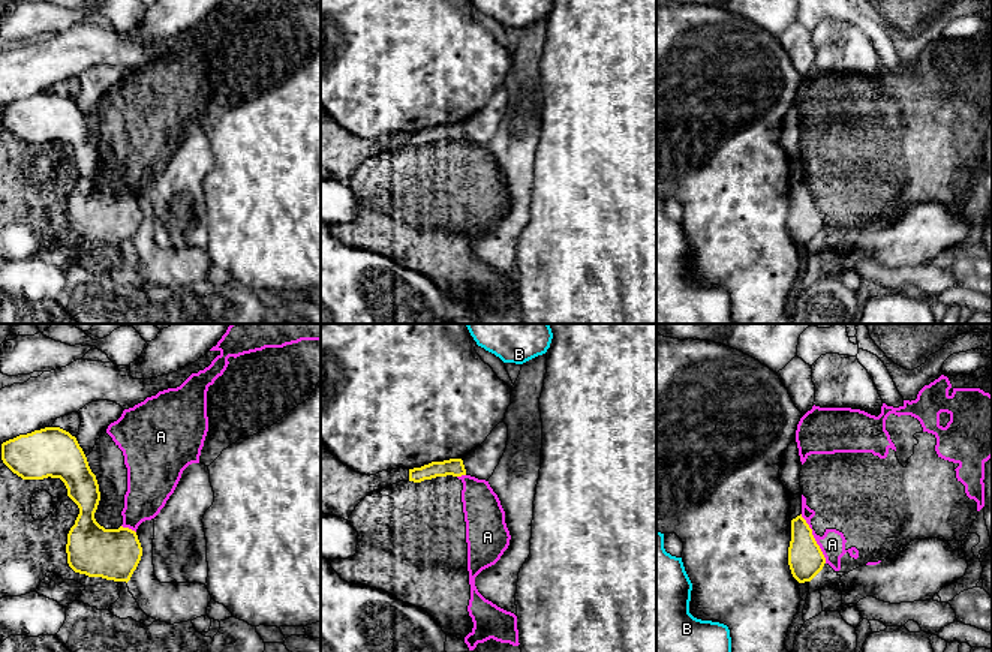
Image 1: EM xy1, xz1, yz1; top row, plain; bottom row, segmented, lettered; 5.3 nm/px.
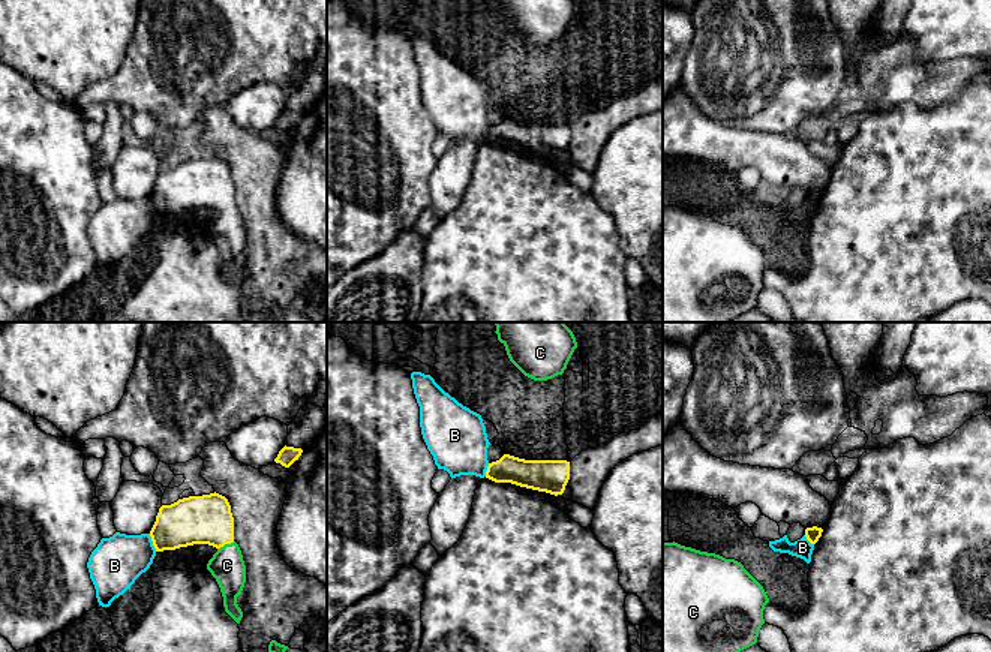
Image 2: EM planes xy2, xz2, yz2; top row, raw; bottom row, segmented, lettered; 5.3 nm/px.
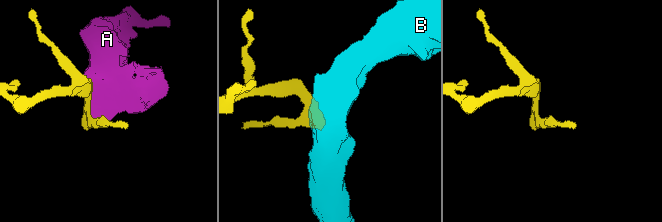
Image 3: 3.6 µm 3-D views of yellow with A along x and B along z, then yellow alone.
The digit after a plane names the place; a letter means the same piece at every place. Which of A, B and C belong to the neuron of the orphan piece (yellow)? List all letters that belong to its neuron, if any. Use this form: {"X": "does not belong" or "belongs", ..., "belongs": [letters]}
{"A": "does not belong", "B": "does not belong", "C": "belongs", "belongs": ["C"]}

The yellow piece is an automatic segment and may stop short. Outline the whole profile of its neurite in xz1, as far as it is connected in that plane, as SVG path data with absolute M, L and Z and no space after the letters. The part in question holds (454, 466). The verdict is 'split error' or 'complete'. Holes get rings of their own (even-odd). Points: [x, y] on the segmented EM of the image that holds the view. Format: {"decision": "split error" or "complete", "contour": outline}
{"decision": "complete", "contour": "M450 459L444 462L432 462L421 468L409 469L409 481L421 483L436 477L462 477L466 475L466 469L462 459Z"}

